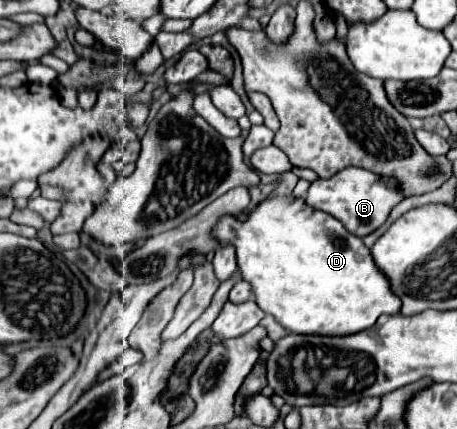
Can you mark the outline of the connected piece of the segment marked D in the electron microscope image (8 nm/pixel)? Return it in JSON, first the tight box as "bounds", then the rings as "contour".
{"bounds":[211,197,399,335],"contour":[[[267,197],[249,211],[245,221],[239,221],[235,215],[223,215],[219,217],[211,235],[217,241],[217,249],[225,245],[235,247],[237,267],[241,277],[251,285],[255,303],[265,313],[273,315],[287,331],[347,335],[369,329],[381,315],[399,313],[399,297],[391,293],[387,279],[383,273],[379,273],[379,269],[375,269],[371,253],[363,241],[349,233],[341,221],[329,213],[311,209],[303,197]]]}

